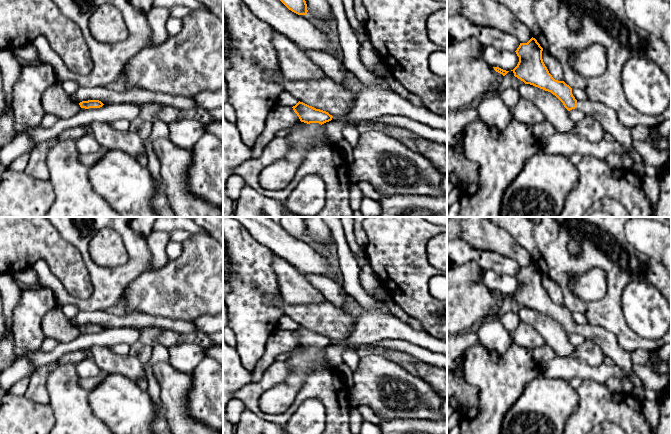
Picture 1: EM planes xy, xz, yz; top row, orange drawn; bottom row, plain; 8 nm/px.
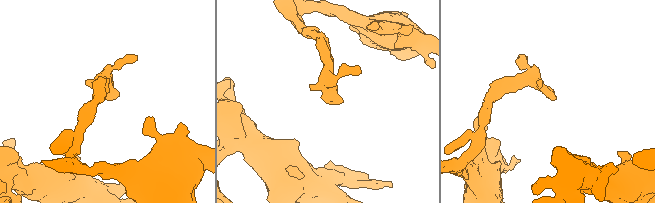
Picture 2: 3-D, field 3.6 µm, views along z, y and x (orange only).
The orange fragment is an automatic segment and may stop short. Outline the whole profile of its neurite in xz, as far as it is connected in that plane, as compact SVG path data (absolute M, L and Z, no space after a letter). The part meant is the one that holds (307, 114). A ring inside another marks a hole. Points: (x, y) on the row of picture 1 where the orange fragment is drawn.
M300 101L292 108L300 121L308 125L290 133L287 139L291 148L287 155L262 170L259 182L267 190L283 190L293 180L309 148L317 144L333 144L325 137L322 126L332 120L332 115Z

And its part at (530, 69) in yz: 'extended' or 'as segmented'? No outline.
extended

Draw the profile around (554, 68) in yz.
M545 49L542 51L542 59L549 73L555 80L563 81L564 74L558 61Z

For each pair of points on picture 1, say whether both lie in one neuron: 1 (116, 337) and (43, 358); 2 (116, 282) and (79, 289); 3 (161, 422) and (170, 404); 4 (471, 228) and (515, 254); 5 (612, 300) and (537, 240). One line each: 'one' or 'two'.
1: one
2: two
3: two
4: one
5: one

